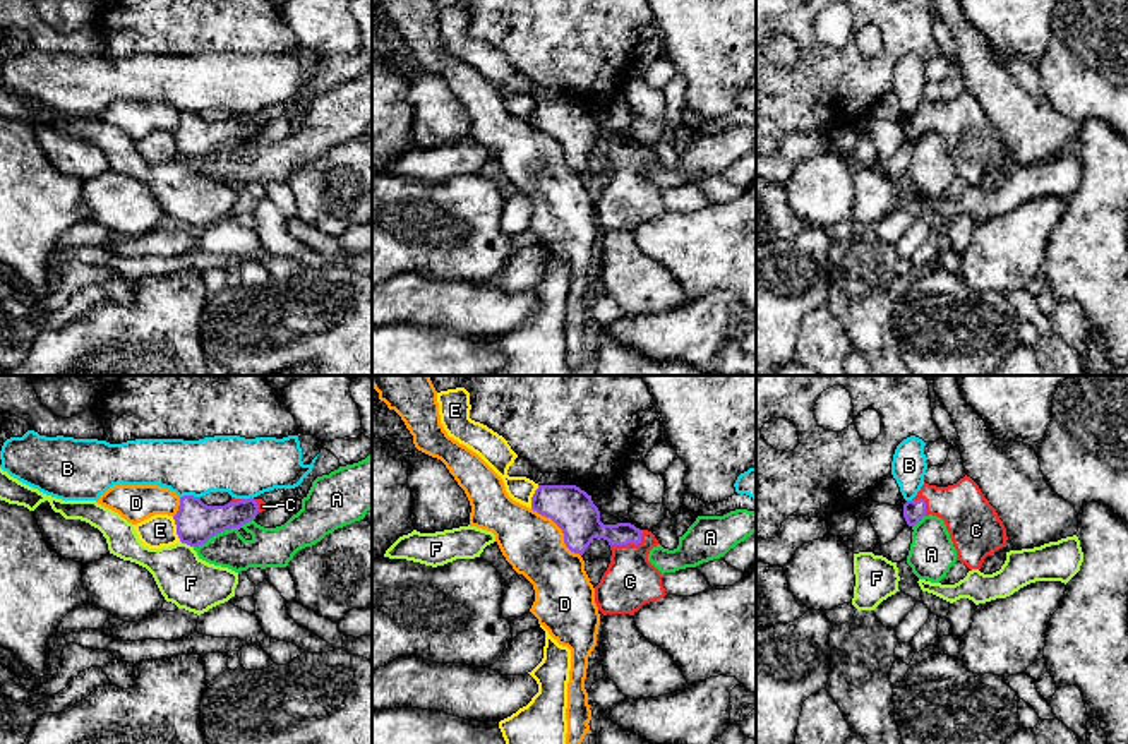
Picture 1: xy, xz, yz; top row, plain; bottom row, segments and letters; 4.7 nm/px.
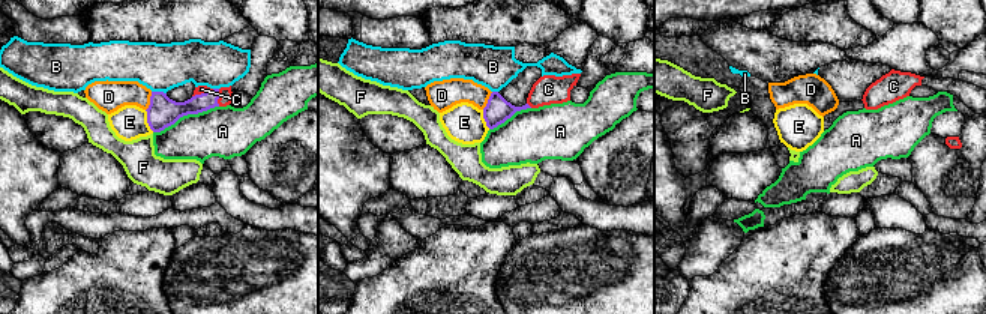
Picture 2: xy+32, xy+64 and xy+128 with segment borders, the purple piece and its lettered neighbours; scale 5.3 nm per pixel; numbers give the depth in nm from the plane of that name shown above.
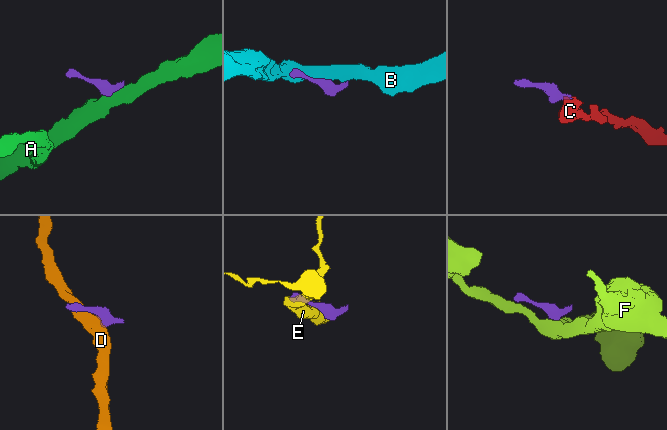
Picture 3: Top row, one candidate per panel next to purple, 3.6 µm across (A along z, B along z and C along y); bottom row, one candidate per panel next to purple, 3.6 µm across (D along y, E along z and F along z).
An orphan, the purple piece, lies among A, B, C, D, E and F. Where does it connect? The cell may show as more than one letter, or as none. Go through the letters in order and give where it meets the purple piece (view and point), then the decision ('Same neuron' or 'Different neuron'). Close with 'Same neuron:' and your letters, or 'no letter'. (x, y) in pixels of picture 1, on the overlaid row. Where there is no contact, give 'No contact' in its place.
A: Touches purple at xy (223, 530). Different neuron
B: Touches purple at xy (189, 496). Different neuron
C: Touches purple at xz (630, 542). Same neuron
D: Touches purple at xz (561, 528). Different neuron
E: Touches purple at xy (177, 530). Different neuron
F: Touches purple at xy (187, 544). Different neuron
Same neuron: C

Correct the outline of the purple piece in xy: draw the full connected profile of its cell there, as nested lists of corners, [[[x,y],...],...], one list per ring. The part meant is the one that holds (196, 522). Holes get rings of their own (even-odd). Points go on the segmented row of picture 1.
[[[183,495],[173,516],[177,535],[182,543],[199,547],[211,537],[240,528],[242,525],[255,519],[269,506],[262,499],[235,499],[225,506],[207,506],[201,497]]]

